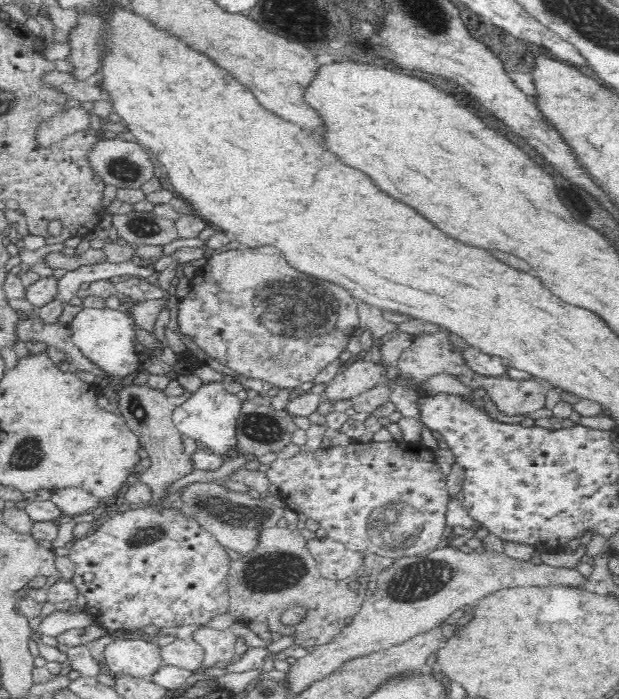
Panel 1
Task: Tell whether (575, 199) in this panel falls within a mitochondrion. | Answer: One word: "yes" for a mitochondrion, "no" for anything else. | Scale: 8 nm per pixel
no

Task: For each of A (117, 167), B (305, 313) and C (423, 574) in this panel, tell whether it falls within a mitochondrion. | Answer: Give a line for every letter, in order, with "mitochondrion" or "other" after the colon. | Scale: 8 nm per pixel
A: mitochondrion
B: mitochondrion
C: mitochondrion

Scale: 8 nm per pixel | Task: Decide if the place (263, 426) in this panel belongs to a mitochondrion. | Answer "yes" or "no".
yes

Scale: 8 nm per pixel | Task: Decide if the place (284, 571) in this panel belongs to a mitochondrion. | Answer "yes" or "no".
yes

